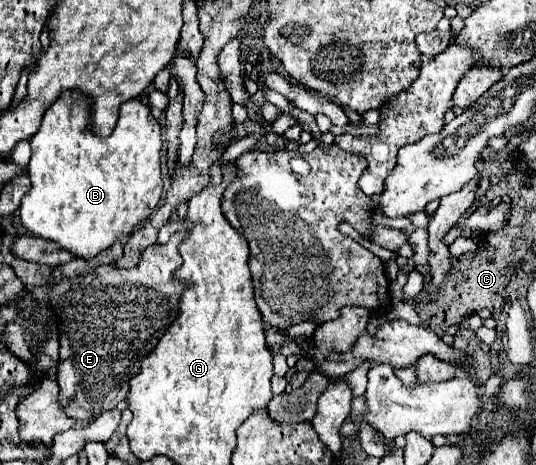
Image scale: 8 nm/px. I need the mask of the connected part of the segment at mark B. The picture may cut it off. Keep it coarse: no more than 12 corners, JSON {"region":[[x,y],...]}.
{"region":[[67,89],[31,137],[33,235],[91,259],[161,199],[161,125]]}

